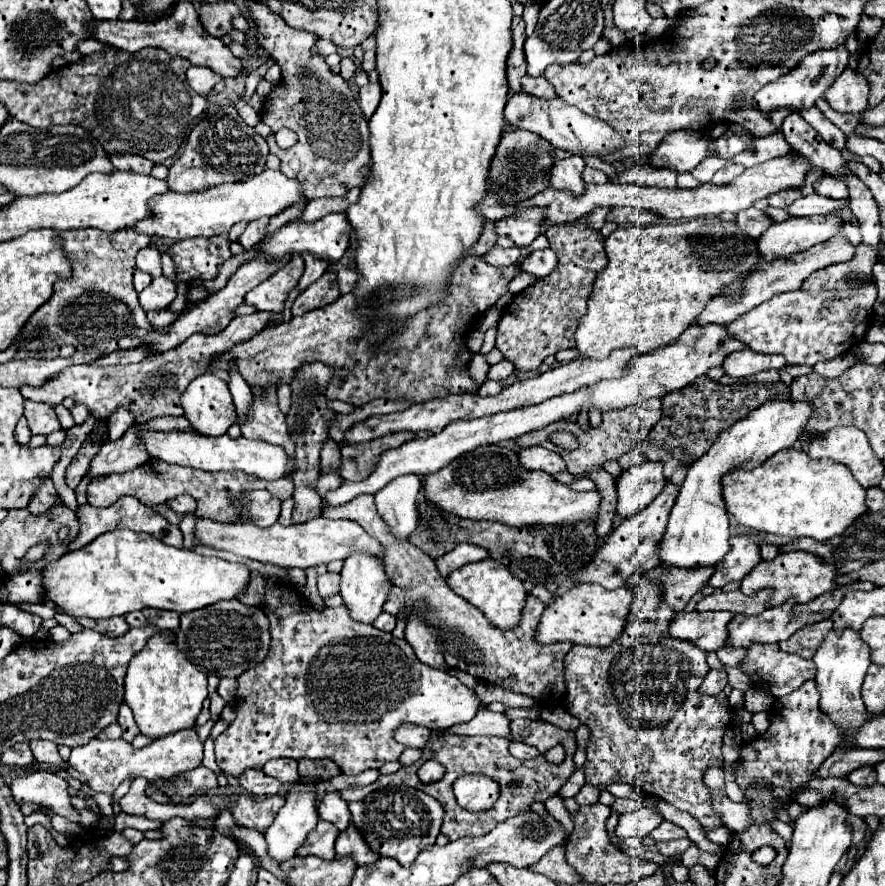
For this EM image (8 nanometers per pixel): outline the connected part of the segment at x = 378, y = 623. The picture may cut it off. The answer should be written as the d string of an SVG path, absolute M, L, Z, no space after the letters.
M381 612L381 614L379 614L379 618L373 622L373 626L375 626L375 628L385 630L385 632L391 632L391 630L395 628L395 624L397 624L397 618L395 618L395 616L391 616L391 614L387 614L387 612Z

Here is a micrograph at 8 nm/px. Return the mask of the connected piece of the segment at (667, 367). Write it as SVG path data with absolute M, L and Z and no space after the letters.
M707 324L705 328L693 328L691 326L691 328L687 328L687 332L683 332L683 336L679 340L657 348L653 354L635 356L627 366L625 378L601 380L597 384L579 388L571 394L559 394L559 396L553 396L553 398L549 398L541 404L533 404L533 406L521 406L521 408L497 412L497 414L475 418L475 420L455 420L453 424L443 428L439 434L433 434L433 436L423 438L423 440L415 438L415 440L399 446L397 450L389 450L389 452L381 454L381 458L375 464L375 470L367 476L367 480L361 480L361 482L343 480L343 484L339 488L329 490L325 494L321 508L343 506L359 494L377 494L391 480L395 480L397 476L403 476L403 474L417 474L419 478L425 478L427 474L439 472L441 468L445 468L455 458L459 458L471 450L477 450L479 446L497 444L501 440L521 438L523 434L541 430L551 422L569 420L573 416L577 418L581 412L591 412L591 410L609 412L609 410L619 410L619 408L641 404L649 398L663 398L669 392L683 390L695 378L703 376L709 368L723 364L725 356L729 356L731 352L741 350L741 348L743 346L739 344L739 340L735 340L735 338L727 336L727 332L723 332L723 326L717 326L717 324Z

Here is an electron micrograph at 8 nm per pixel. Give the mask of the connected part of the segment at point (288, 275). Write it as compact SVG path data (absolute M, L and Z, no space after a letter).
M293 256L289 264L285 264L281 270L271 274L265 282L261 282L251 292L247 292L245 304L251 304L257 310L265 310L265 312L283 310L283 300L287 298L287 292L295 288L301 274L303 274L303 260L301 256Z

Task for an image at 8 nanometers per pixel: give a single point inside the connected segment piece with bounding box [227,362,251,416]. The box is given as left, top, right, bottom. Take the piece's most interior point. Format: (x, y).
(241, 391)

